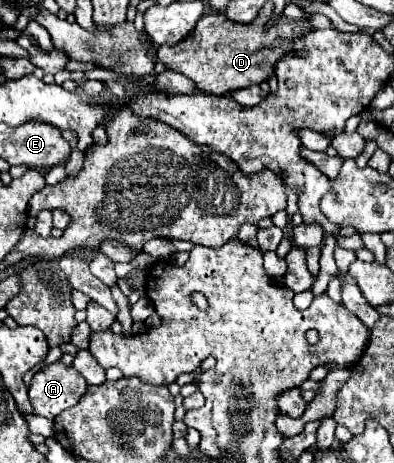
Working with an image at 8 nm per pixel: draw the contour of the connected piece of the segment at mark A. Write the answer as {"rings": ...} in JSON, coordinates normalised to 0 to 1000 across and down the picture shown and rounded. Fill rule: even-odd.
{"rings":[[[140,782],[84,812],[74,829],[74,864],[89,894],[140,907],[160,886],[201,868],[216,838],[221,825],[211,812],[195,812],[185,795]]]}

